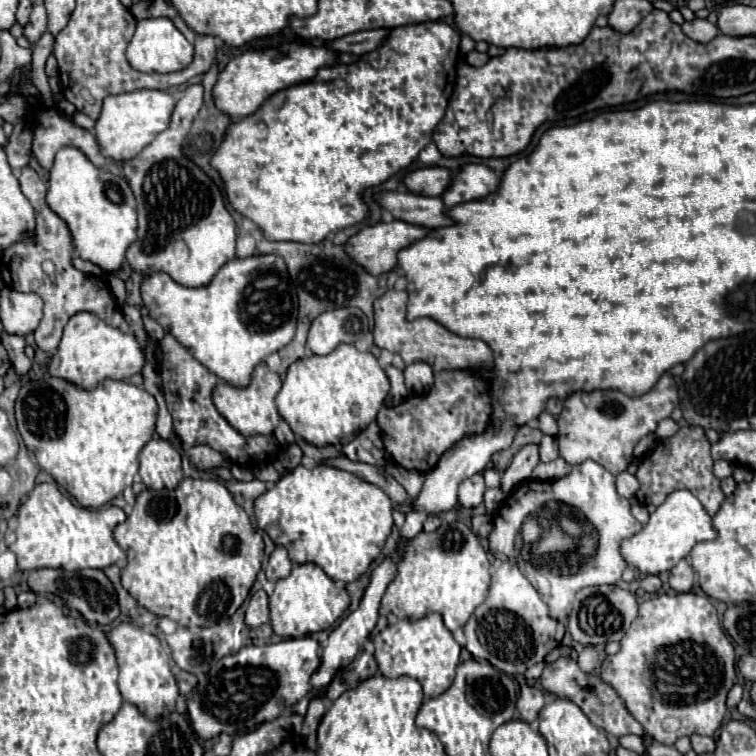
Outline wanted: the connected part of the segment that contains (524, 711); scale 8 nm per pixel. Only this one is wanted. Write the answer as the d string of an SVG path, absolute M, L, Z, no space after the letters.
M524 686L522 692L520 692L520 698L518 698L518 704L516 704L520 720L532 724L538 718L538 712L542 710L544 702L546 702L544 700L544 692L540 688Z

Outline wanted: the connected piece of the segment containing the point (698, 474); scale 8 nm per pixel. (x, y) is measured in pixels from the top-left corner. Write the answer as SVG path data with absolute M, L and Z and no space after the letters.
M684 426L674 436L658 440L656 448L638 464L636 478L640 482L640 488L636 492L636 498L640 504L662 504L666 496L672 490L690 490L702 506L706 506L706 512L714 516L724 502L724 492L720 490L720 480L712 472L712 456L710 456L710 442L706 438L706 432L702 426Z

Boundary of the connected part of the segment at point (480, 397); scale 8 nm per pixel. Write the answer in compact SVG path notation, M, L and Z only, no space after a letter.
M444 370L434 374L434 386L428 396L410 396L402 404L386 408L382 406L376 422L384 432L384 448L388 456L394 458L396 464L400 464L406 470L432 470L438 462L438 458L458 440L470 434L480 434L486 430L490 422L490 396L488 396L488 384L480 380L470 370Z

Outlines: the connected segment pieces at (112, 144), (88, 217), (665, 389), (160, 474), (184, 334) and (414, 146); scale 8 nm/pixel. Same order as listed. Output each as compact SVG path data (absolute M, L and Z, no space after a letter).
M134 90L128 94L104 98L102 112L94 126L94 134L98 138L102 154L106 154L106 158L112 160L134 158L144 146L148 146L156 138L156 134L168 128L174 102L176 98L162 90Z
M62 148L50 170L46 202L68 226L74 248L82 260L100 266L106 272L120 270L128 246L136 240L136 198L126 180L106 180L80 150Z
M664 374L656 386L644 396L630 398L620 390L594 390L574 392L564 400L564 410L558 416L558 448L560 456L570 464L594 460L602 464L610 474L620 474L632 462L632 450L636 442L652 434L660 420L668 418L678 402L678 388L670 374Z
M152 438L140 450L140 476L150 490L174 490L182 480L180 452L162 438Z
M276 254L234 258L202 288L184 288L168 274L158 272L144 278L140 290L150 318L230 386L246 388L256 364L294 338L298 314L296 288L284 260Z
M422 22L422 24L392 28L386 40L376 50L362 54L356 62L336 64L332 68L320 68L312 80L274 92L268 98L268 102L264 102L254 114L242 118L240 122L232 122L230 130L226 130L226 138L222 138L222 146L218 146L218 150L214 152L214 158L210 160L210 164L220 172L224 180L226 196L232 208L242 216L250 218L254 224L258 224L266 240L292 240L302 244L318 244L328 234L364 220L364 216L368 214L368 208L362 202L362 192L370 186L386 182L396 172L408 168L416 160L416 156L432 142L432 132L436 124L442 120L444 110L448 106L446 84L454 84L454 78L456 78L454 64L458 58L458 44L460 44L458 30L446 22Z

